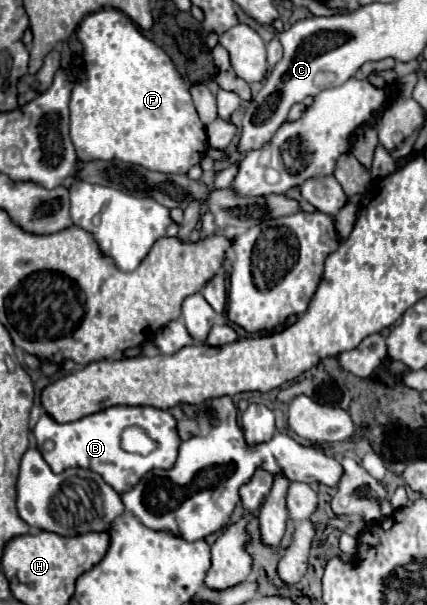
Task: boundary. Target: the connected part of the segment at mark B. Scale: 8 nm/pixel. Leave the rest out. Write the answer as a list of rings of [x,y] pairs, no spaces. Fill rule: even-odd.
[[[122,405],[108,407],[104,411],[86,415],[72,423],[58,423],[50,415],[44,413],[34,427],[34,437],[36,437],[36,445],[38,445],[44,461],[50,465],[50,469],[54,473],[62,473],[64,469],[70,469],[70,467],[92,469],[118,495],[122,495],[124,491],[130,491],[148,471],[152,471],[156,467],[160,467],[160,469],[172,467],[172,463],[176,463],[176,451],[182,443],[178,437],[178,431],[176,431],[176,419],[170,415],[170,411],[162,411],[156,407],[122,407]],[[132,425],[144,427],[150,433],[150,437],[160,443],[146,457],[130,455],[120,449],[120,433],[124,427],[132,427]],[[48,441],[52,443],[50,449],[44,447],[44,443],[48,443]]]

